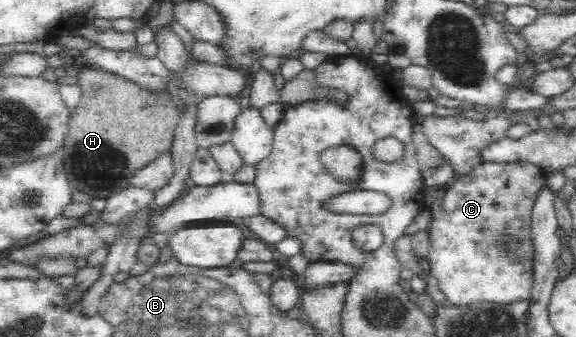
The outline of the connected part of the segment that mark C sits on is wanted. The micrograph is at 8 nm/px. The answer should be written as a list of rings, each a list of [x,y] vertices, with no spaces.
[[[480,163],[472,169],[467,175],[461,175],[449,187],[446,187],[445,194],[440,195],[429,205],[432,211],[432,218],[429,227],[426,229],[429,236],[429,251],[427,261],[430,264],[429,273],[438,279],[438,286],[445,294],[448,304],[454,304],[458,307],[487,301],[489,303],[513,303],[513,301],[528,300],[531,295],[531,283],[533,283],[533,253],[530,238],[530,221],[532,220],[532,211],[539,193],[547,186],[547,171],[542,170],[531,163]]]

